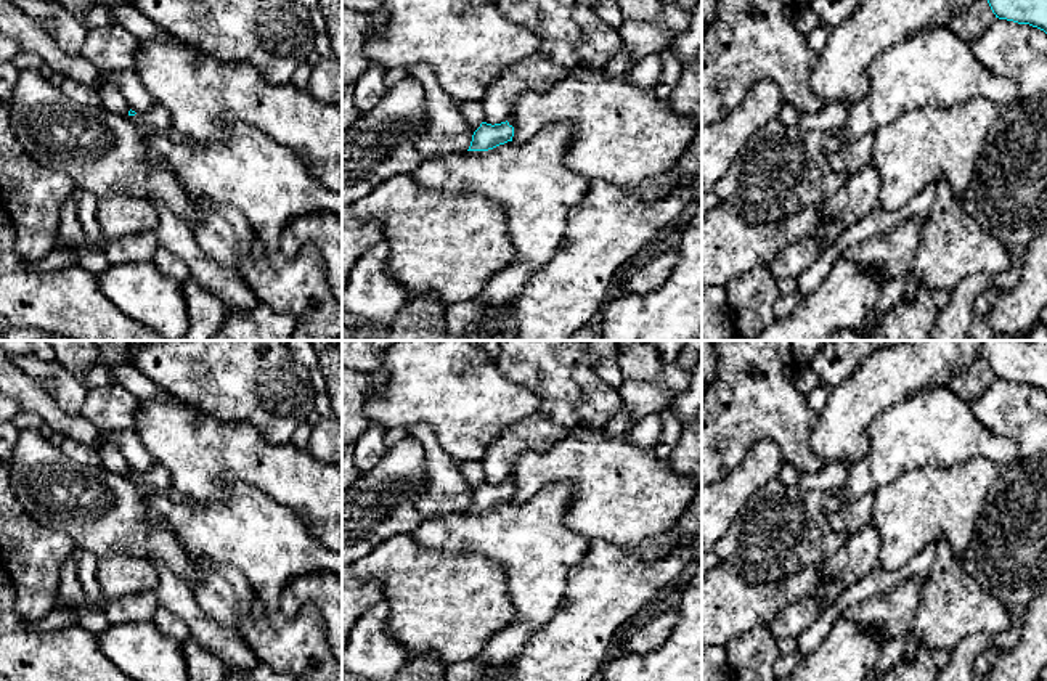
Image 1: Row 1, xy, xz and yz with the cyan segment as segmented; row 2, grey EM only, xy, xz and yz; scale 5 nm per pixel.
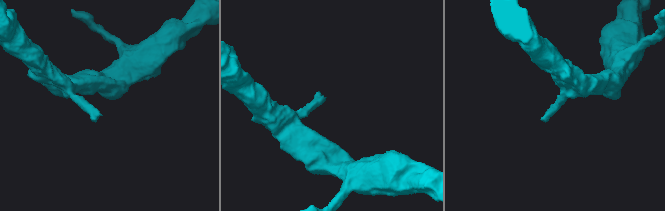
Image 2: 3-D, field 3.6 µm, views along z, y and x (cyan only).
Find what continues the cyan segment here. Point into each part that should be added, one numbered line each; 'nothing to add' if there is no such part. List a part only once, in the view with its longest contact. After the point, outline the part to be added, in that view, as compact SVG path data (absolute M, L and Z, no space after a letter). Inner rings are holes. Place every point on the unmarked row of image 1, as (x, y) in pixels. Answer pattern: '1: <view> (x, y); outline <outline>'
1: xy (158, 479); outline M156 461L148 471L136 472L135 475L128 475L136 485L164 493L173 495L172 479L169 469Z

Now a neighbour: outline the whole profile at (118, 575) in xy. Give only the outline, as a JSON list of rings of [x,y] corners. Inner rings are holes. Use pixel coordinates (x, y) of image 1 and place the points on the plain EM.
[[[124,554],[98,557],[96,578],[103,599],[154,591],[159,583],[151,559]]]

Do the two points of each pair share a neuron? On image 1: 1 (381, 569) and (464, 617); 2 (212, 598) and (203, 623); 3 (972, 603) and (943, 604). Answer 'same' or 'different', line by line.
1: same
2: different
3: same

